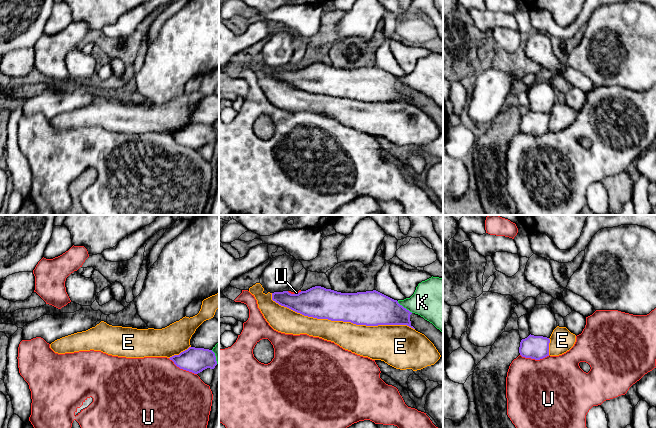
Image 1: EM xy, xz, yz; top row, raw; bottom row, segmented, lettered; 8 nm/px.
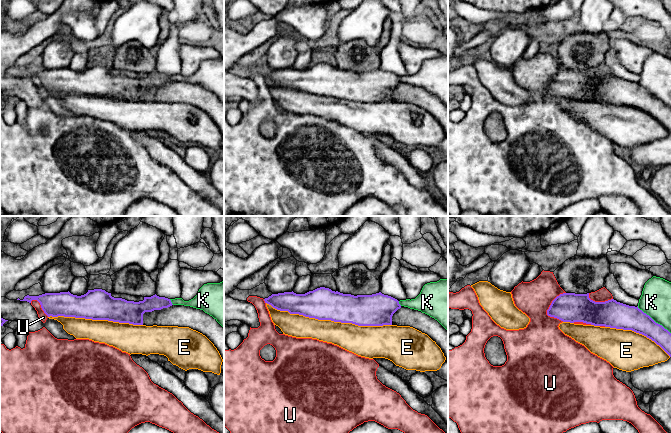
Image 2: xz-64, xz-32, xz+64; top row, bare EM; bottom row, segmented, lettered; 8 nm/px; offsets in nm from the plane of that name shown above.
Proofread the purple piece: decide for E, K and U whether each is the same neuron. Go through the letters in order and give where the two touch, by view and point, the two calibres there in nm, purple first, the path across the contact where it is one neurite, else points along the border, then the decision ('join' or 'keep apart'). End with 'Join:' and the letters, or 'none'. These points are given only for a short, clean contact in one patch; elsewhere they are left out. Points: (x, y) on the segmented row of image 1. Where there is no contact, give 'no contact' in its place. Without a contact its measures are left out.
E: contact xz (340, 320); calibres 280 and 240 nm; join
K: contact xz (405, 308); calibres 280 and 340 nm; keep apart
U: contact xy (182, 368); calibres 200 and 480 nm; keep apart
Join: E

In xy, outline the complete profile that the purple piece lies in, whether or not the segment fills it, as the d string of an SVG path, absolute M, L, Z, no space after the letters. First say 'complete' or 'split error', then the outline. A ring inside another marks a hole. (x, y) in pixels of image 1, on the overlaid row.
complete; M189 347L179 355L169 358L180 369L198 374L203 370L214 369L217 365L215 353L204 348Z

